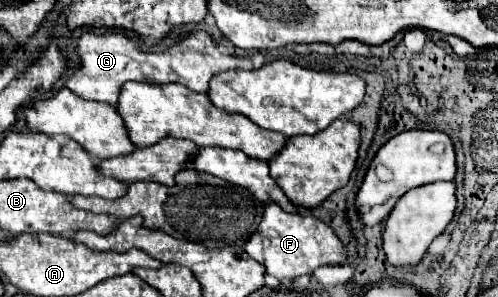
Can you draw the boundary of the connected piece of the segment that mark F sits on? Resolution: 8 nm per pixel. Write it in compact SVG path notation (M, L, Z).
M267 203L259 229L245 241L245 253L259 261L269 275L277 279L293 279L299 275L311 275L317 267L339 265L347 259L343 243L333 229L313 217L311 213L285 213L279 205Z

